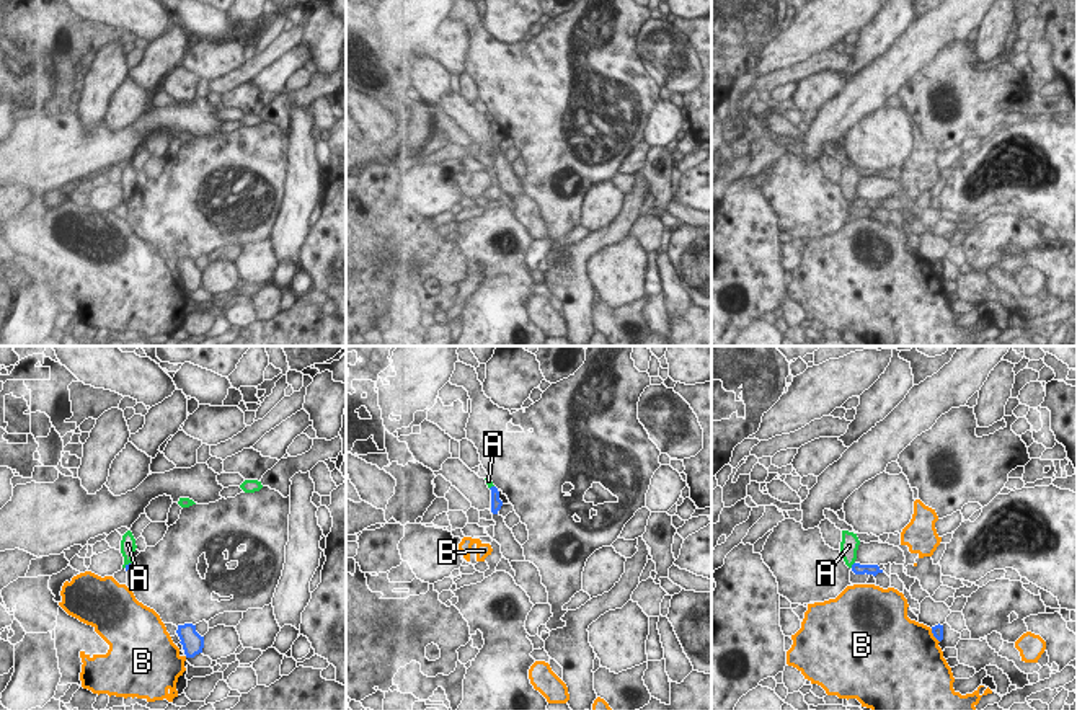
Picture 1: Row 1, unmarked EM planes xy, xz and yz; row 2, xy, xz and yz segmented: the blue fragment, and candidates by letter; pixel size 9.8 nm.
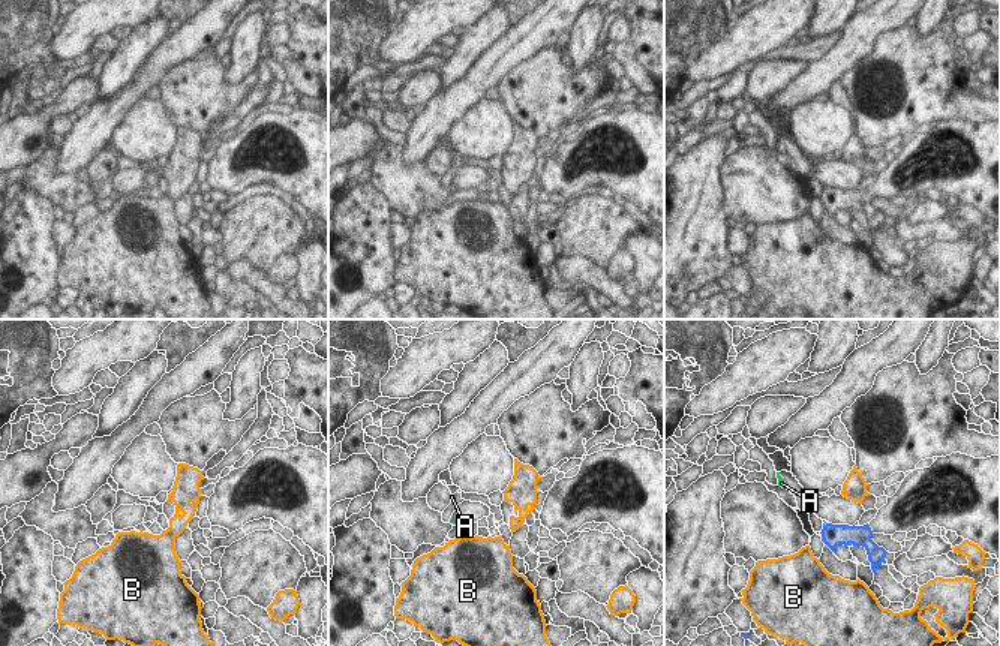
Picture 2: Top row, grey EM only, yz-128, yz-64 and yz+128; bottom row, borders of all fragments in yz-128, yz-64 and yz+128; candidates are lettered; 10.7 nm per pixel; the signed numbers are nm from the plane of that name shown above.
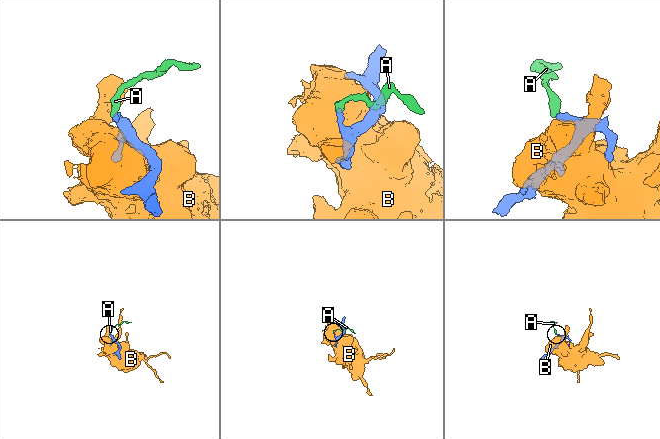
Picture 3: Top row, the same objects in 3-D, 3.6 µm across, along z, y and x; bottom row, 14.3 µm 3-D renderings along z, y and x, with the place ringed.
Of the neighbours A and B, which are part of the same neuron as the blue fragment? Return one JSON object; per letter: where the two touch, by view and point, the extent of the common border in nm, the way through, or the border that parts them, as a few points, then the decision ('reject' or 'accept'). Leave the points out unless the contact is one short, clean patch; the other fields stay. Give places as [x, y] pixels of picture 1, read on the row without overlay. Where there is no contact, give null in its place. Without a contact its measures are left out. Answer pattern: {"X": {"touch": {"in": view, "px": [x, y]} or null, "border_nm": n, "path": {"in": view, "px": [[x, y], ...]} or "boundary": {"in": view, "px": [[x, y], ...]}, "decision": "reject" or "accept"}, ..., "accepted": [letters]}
{"A": {"touch": {"in": "yz", "px": [852, 199]}, "border_nm": 70, "boundary": {"in": "yz", "px": [[854, 196], [850, 201]]}, "decision": "reject"}, "B": {"touch": {"in": "yz", "px": [934, 270]}, "border_nm": 170, "decision": "reject"}, "accepted": []}

